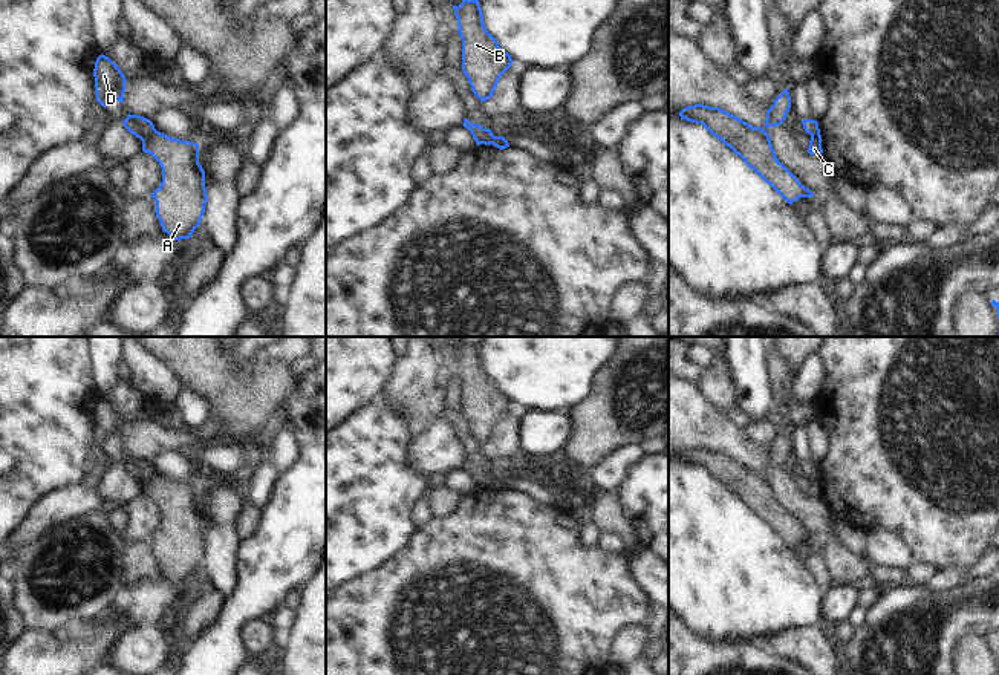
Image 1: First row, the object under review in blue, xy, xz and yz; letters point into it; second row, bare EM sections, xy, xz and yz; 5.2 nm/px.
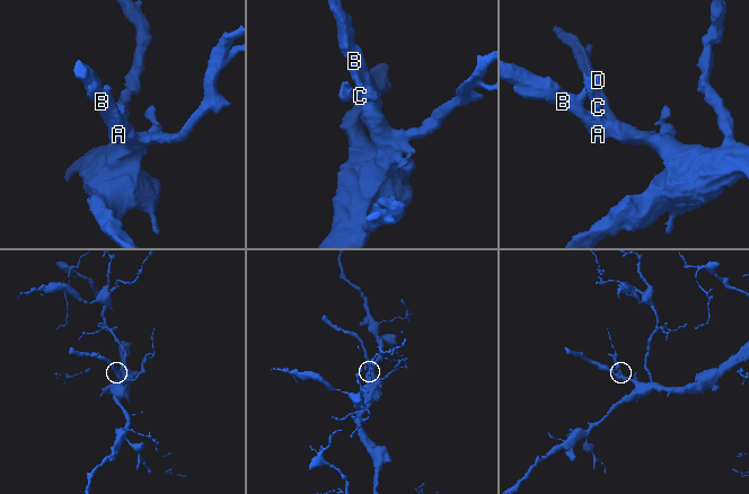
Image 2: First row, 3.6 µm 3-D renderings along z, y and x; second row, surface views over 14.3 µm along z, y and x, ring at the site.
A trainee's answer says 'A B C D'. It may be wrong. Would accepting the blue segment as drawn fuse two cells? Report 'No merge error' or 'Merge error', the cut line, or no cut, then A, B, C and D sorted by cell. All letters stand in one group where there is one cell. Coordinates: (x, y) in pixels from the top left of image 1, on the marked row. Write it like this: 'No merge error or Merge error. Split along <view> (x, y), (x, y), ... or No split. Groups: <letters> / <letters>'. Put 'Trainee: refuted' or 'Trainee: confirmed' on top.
Trainee: refuted
Merge error. Split along xy (155, 129), (143, 141). Groups: A B C / D.

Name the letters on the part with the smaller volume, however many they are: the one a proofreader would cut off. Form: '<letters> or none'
D

